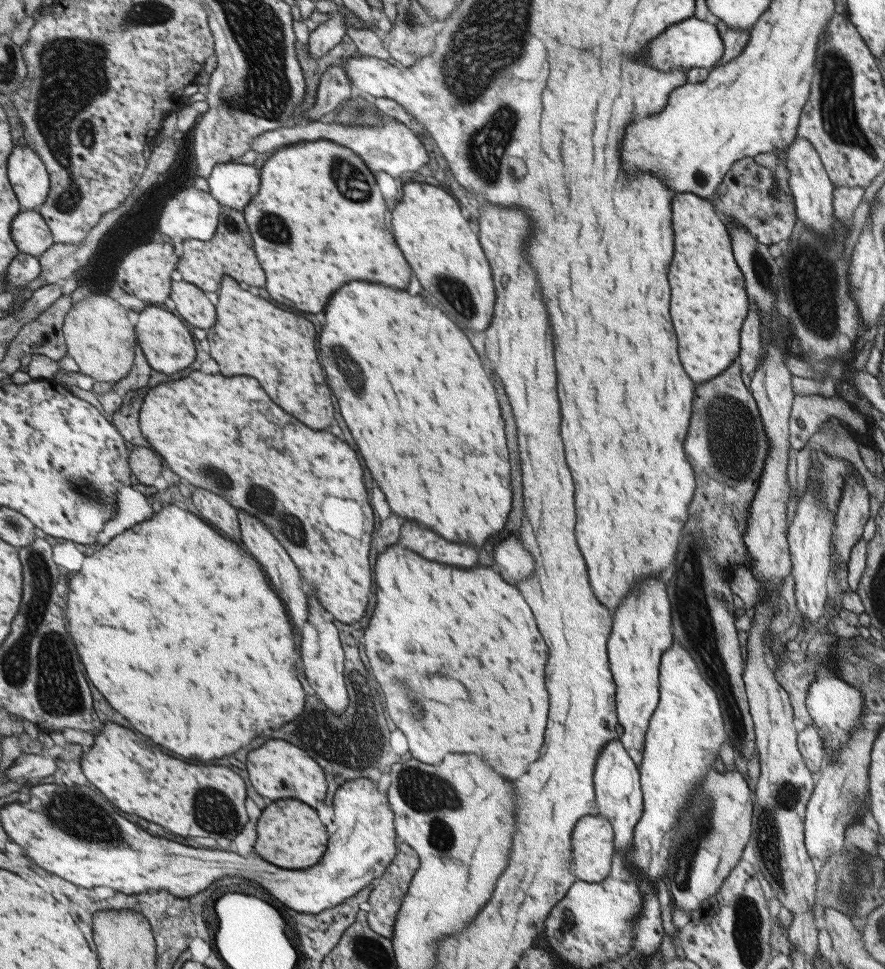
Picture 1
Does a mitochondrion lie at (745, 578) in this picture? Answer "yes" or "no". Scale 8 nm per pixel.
no

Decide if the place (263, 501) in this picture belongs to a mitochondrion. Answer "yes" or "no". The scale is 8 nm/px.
yes

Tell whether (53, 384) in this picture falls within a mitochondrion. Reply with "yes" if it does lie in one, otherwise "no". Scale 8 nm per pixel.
no

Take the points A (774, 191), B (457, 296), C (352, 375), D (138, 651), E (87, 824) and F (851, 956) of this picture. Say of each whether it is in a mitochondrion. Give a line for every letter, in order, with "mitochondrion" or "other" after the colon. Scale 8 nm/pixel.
A: other
B: mitochondrion
C: mitochondrion
D: other
E: mitochondrion
F: other

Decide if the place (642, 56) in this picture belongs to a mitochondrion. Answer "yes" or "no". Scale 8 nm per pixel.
no

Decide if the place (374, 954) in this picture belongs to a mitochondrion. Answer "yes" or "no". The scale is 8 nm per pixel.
yes

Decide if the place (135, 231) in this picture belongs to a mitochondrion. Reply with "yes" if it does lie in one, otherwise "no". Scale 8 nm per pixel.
yes

